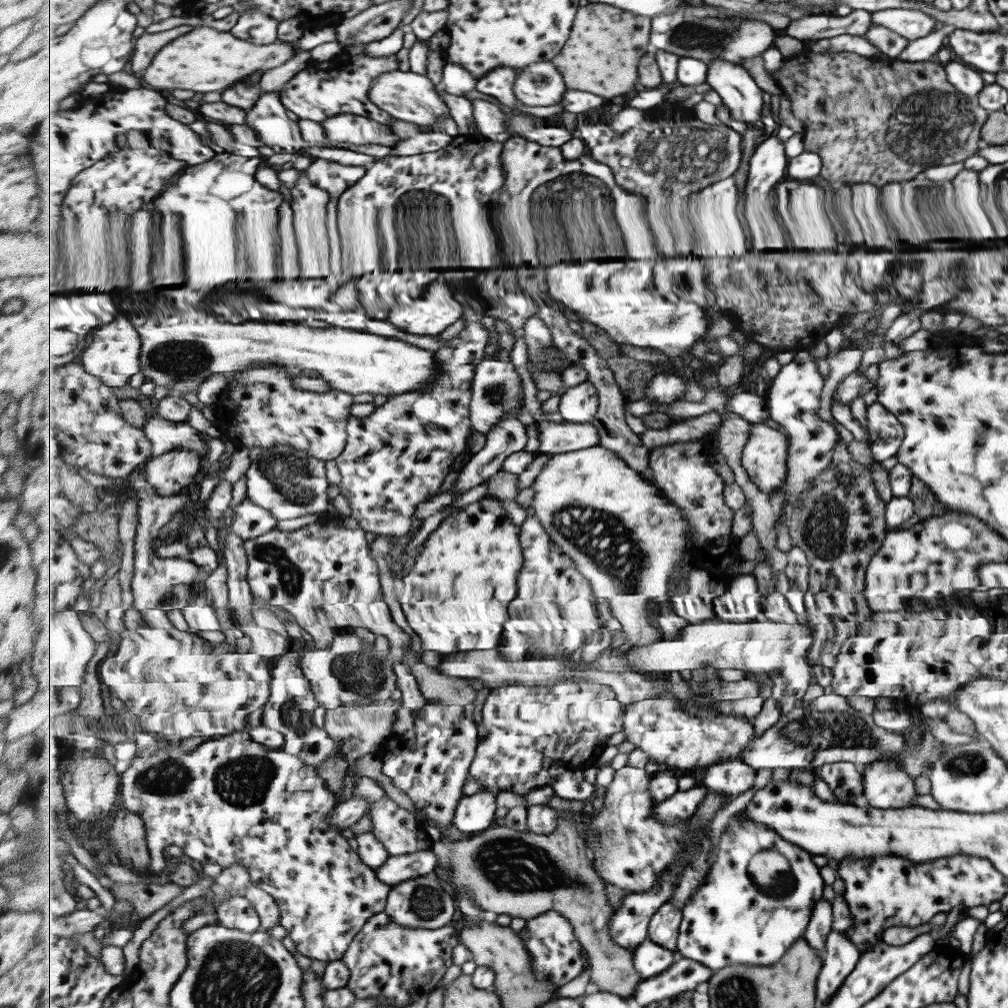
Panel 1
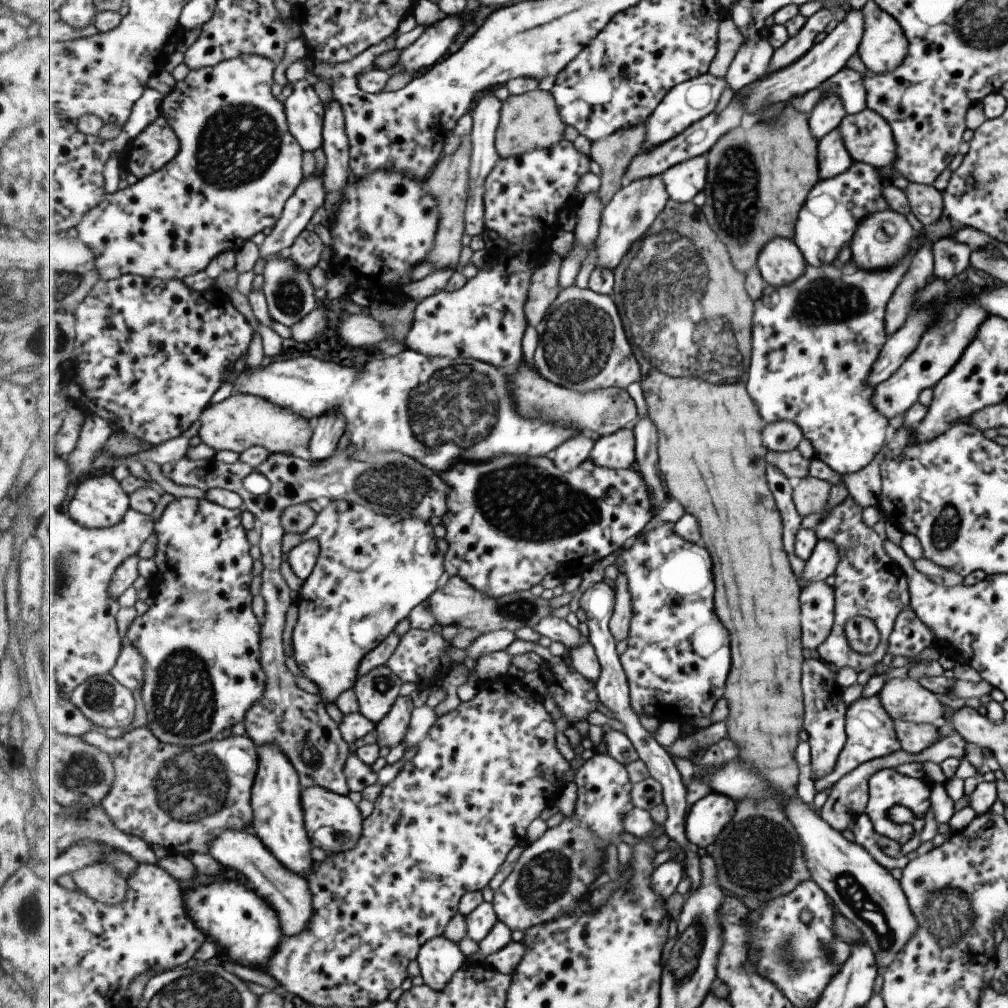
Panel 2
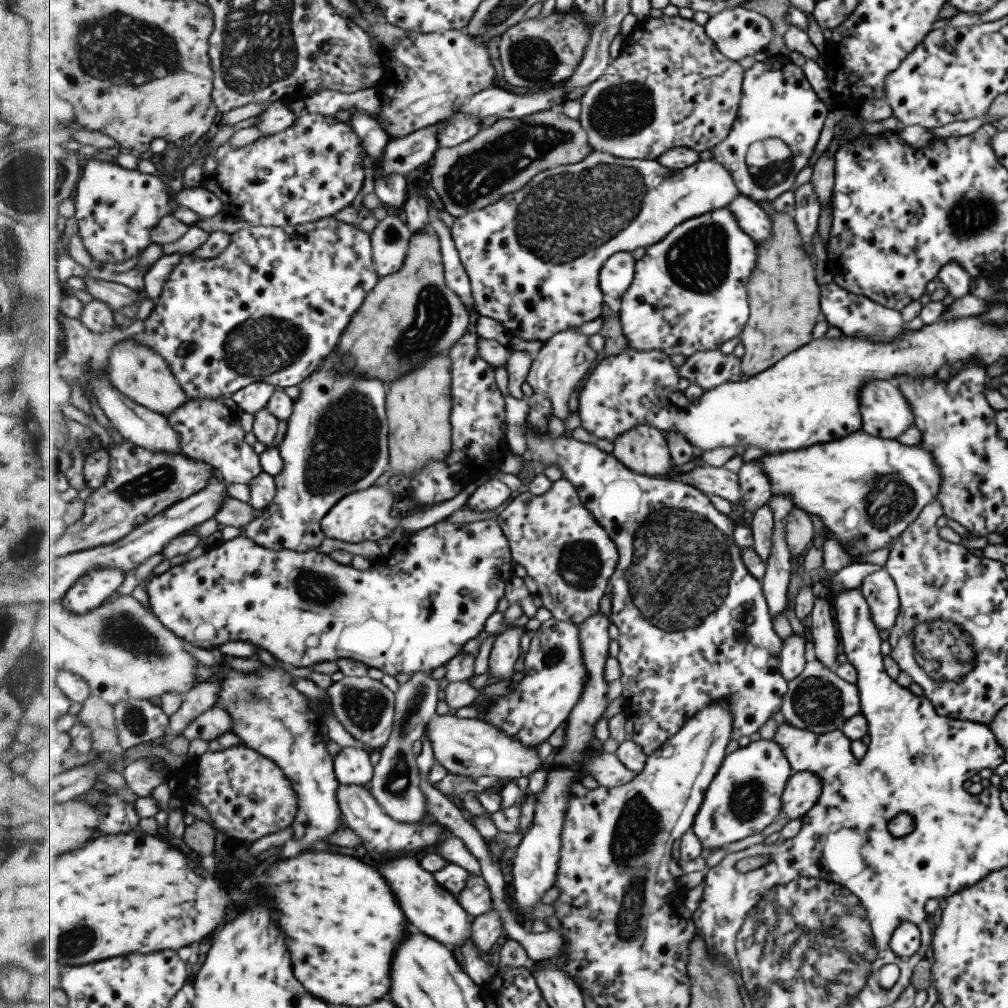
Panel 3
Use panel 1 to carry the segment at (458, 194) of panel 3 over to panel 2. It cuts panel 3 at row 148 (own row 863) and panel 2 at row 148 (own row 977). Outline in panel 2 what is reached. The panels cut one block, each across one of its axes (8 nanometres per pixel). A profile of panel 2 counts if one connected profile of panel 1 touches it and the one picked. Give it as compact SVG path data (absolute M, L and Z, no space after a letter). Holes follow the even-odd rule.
M646 124L619 130L591 144L590 157L598 163L601 175L598 178L599 196L609 204L615 194L625 186L625 172L637 154L643 151L647 140Z

